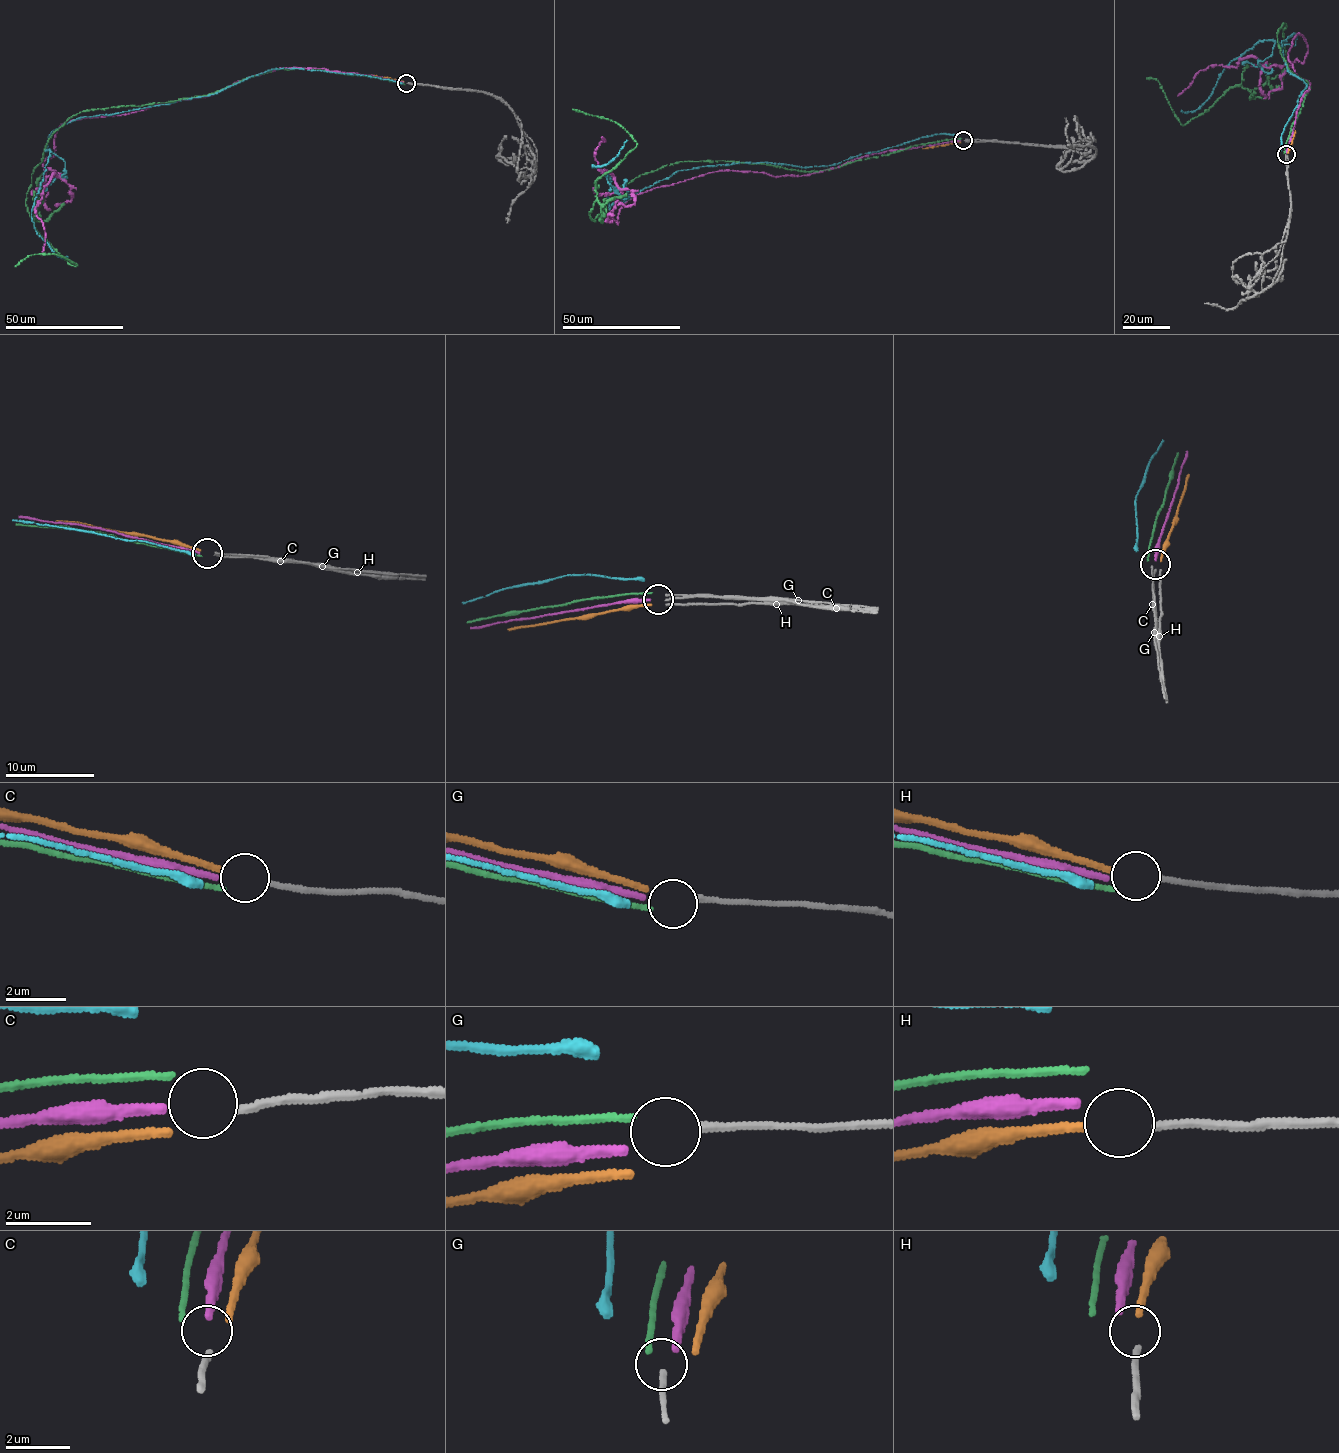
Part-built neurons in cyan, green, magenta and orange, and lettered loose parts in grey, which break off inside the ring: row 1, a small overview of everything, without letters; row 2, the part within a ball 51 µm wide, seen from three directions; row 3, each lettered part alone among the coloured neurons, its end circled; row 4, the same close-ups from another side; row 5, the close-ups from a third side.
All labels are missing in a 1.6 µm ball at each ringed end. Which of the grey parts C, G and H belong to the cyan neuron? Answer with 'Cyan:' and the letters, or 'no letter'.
Cyan: no letter

